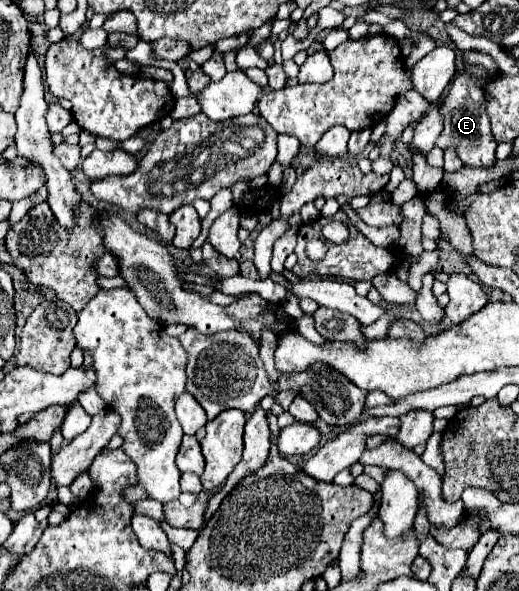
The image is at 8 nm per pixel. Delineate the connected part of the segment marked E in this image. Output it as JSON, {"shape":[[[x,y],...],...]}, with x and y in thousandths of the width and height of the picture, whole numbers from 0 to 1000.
{"shape":[[[888,118],[873,132],[865,162],[854,173],[854,196],[857,196],[857,217],[854,227],[838,237],[842,247],[846,250],[881,247],[884,267],[892,271],[896,281],[950,281],[958,240],[946,234],[942,200],[931,186],[931,146],[923,135],[911,132],[908,122]]]}

